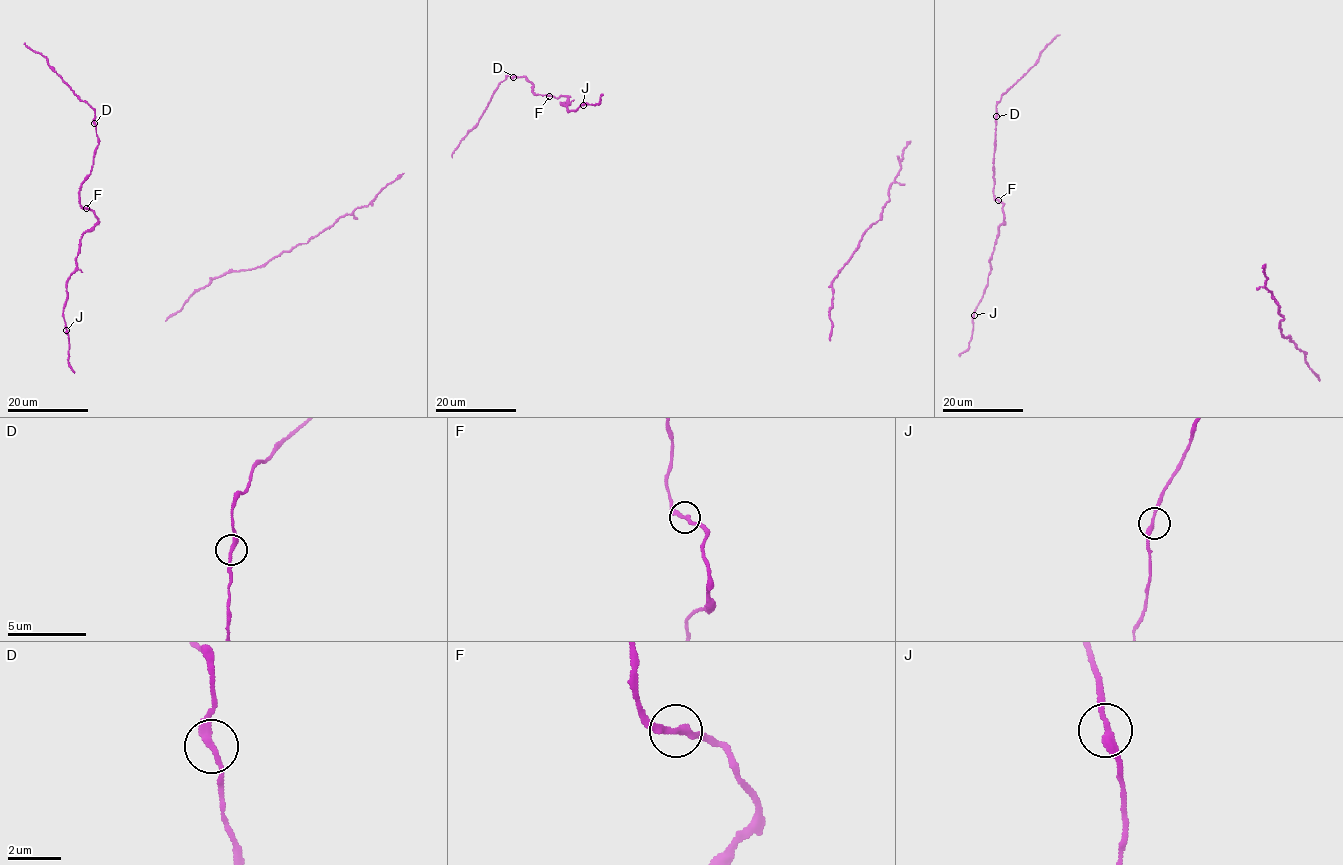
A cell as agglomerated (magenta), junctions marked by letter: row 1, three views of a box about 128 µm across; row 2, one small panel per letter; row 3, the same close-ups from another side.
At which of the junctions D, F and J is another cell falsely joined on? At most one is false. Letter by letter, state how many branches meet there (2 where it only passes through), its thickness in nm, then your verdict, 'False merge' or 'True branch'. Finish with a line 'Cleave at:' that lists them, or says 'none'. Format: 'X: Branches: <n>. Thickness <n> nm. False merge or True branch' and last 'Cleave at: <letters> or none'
D: Branches: 2. Thickness 260 nm. False merge
F: Branches: 2. Thickness 240 nm. True branch
J: Branches: 2. Thickness 260 nm. True branch
Cleave at: D

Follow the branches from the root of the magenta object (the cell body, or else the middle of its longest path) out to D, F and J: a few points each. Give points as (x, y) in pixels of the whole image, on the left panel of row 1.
D: (92, 230), (98, 217), (80, 204), (79, 188), (90, 173), (98, 144), (95, 124)
F: (92, 230), (98, 217), (86, 208)
J: (92, 230), (85, 231), (81, 236), (76, 268), (66, 284), (63, 312), (66, 330)

